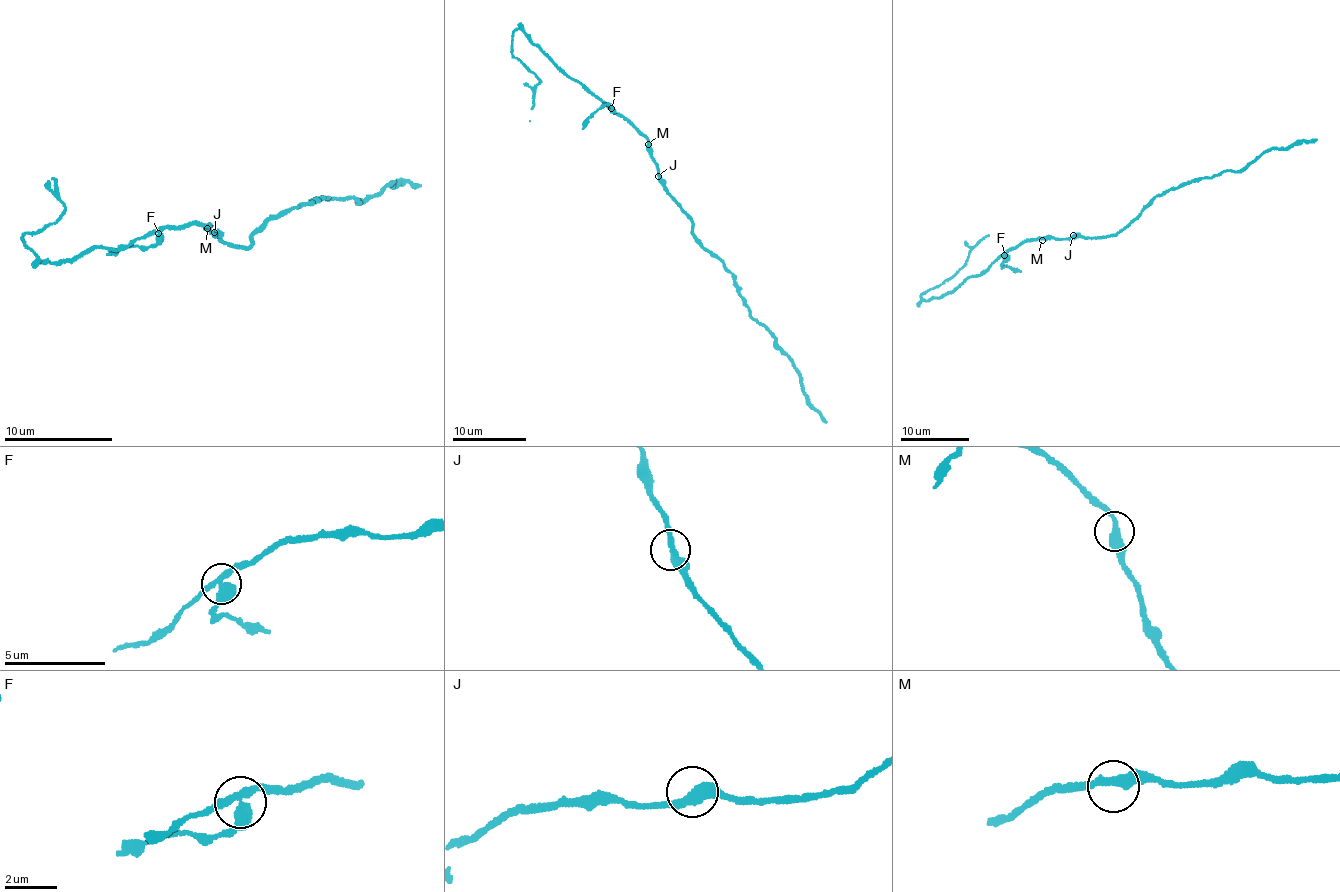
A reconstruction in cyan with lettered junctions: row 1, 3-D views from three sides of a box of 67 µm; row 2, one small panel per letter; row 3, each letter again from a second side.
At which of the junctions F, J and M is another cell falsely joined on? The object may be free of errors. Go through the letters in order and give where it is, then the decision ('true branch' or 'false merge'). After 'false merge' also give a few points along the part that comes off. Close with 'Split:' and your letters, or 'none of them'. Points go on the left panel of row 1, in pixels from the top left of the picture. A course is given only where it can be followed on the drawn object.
F: at (158, 233); false merge; foreign part runs (158, 234), (155, 244), (106, 254)
J: at (214, 232); true branch
M: at (207, 228); true branch
Split: F

